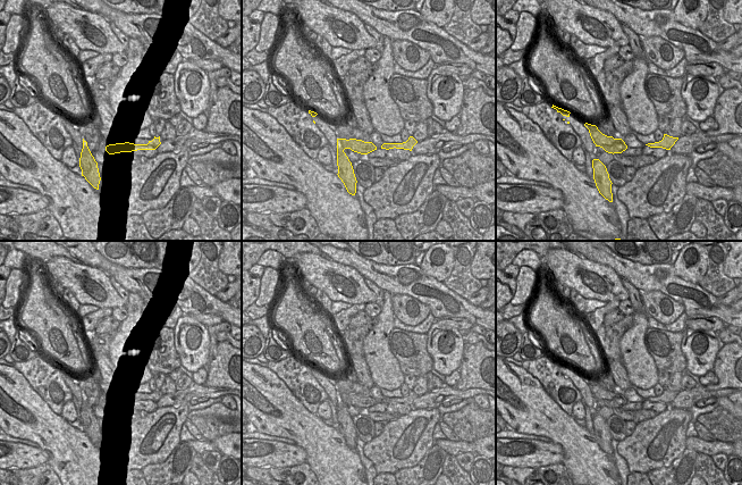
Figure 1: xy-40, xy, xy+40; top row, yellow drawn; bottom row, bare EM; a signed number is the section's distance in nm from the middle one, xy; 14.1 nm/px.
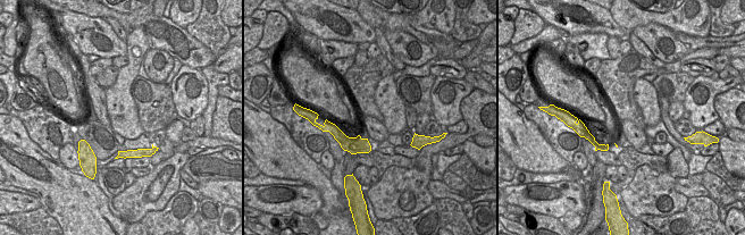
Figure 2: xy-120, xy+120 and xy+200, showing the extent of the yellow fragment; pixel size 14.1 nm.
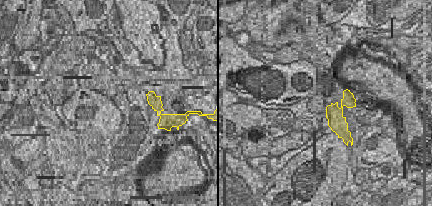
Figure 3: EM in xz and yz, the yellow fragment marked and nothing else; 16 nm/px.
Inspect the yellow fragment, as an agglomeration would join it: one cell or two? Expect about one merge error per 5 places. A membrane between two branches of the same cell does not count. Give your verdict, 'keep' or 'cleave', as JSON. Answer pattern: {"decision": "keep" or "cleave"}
{"decision": "cleave"}

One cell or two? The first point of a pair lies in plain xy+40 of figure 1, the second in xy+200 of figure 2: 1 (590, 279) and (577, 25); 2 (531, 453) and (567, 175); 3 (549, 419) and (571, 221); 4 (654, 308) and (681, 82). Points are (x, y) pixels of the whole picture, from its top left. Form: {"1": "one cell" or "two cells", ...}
{"1": "one cell", "2": "two cells", "3": "two cells", "4": "two cells"}

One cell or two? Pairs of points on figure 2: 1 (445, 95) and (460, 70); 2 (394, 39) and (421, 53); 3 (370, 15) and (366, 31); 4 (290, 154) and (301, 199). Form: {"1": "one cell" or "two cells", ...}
{"1": "two cells", "2": "one cell", "3": "two cells", "4": "two cells"}

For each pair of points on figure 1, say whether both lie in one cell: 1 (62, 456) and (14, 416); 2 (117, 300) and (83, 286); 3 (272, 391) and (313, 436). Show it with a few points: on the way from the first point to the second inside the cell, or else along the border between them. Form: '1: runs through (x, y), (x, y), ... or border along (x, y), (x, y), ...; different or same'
1: runs through (51, 443), (26, 418); same
2: runs through (109, 298), (91, 286); same
3: runs through (277, 403), (301, 426); same

